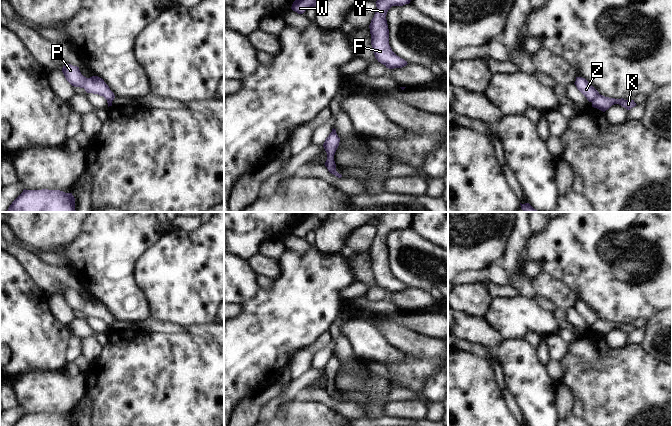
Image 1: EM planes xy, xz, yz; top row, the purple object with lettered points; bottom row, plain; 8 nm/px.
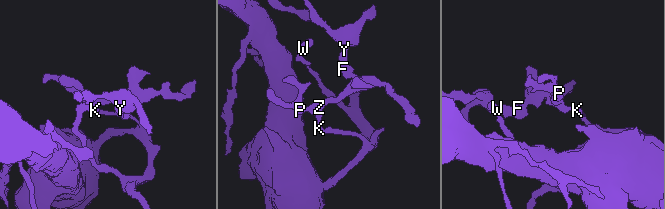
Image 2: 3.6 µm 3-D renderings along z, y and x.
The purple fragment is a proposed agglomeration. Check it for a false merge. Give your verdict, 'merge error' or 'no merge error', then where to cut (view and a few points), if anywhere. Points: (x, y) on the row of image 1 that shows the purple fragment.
merge error; cut yz (599, 94), (591, 101)

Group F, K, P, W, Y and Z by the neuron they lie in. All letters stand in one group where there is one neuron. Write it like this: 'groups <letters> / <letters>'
groups F P Y Z / K W

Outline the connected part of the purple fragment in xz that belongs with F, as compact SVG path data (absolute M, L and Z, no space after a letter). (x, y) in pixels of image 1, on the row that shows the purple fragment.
M377 0L376 12L369 25L371 34L371 45L375 58L386 68L402 68L408 63L397 56L389 45L389 29L386 20L388 10L392 6L403 6L411 0Z

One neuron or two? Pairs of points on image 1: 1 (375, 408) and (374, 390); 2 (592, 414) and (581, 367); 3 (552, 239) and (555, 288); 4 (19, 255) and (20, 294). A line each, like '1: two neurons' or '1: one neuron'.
1: one neuron
2: one neuron
3: two neurons
4: two neurons

